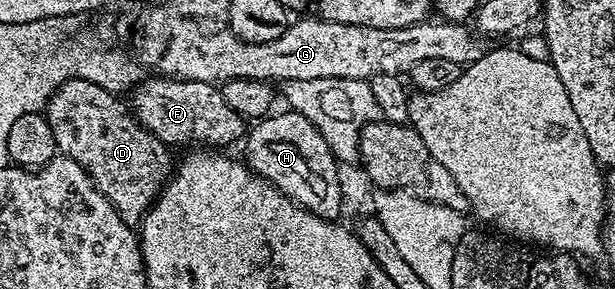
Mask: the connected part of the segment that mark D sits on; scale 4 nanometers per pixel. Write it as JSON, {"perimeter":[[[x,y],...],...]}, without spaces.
{"perimeter":[[[66,79],[59,88],[51,94],[45,108],[45,118],[49,129],[53,129],[53,141],[58,154],[68,155],[81,169],[87,171],[87,176],[95,182],[95,189],[100,191],[117,209],[121,221],[125,221],[131,228],[138,228],[147,210],[164,183],[173,174],[173,159],[168,144],[159,140],[153,133],[149,133],[135,120],[126,106],[118,103],[116,92],[107,91],[101,85],[84,79]]]}

